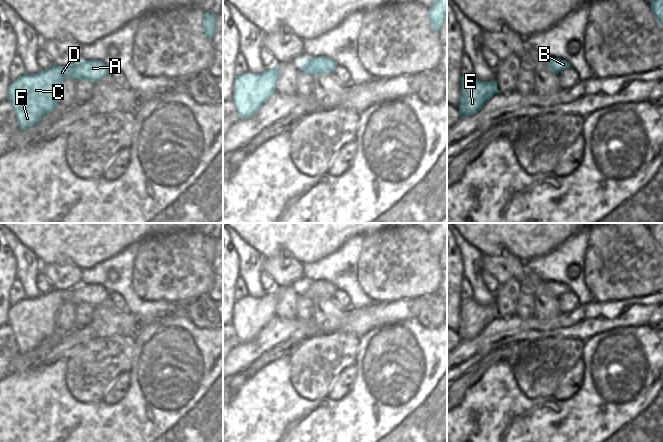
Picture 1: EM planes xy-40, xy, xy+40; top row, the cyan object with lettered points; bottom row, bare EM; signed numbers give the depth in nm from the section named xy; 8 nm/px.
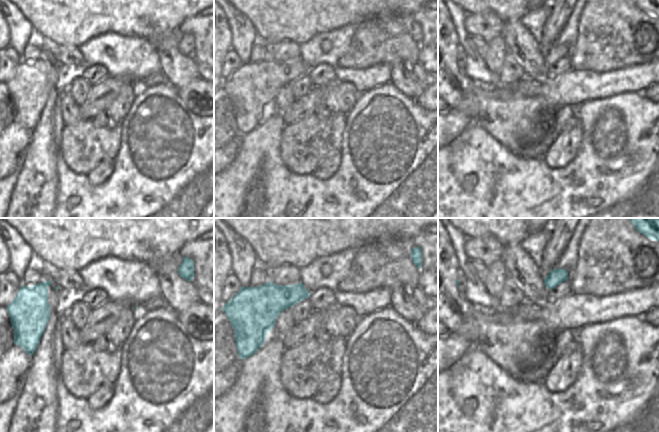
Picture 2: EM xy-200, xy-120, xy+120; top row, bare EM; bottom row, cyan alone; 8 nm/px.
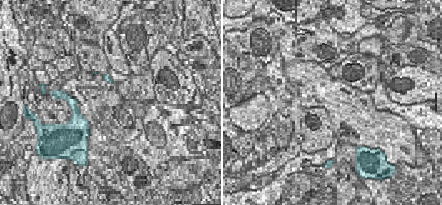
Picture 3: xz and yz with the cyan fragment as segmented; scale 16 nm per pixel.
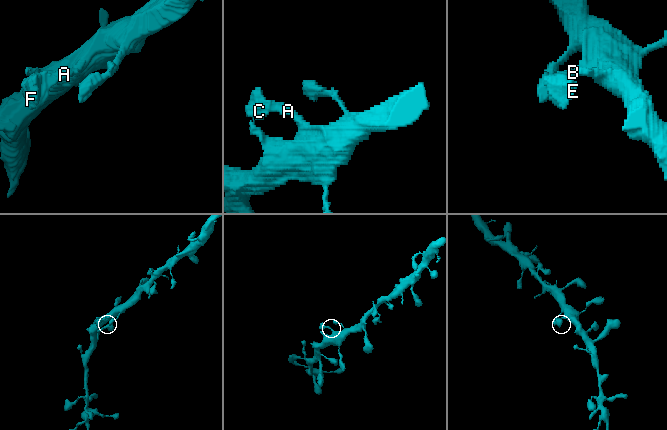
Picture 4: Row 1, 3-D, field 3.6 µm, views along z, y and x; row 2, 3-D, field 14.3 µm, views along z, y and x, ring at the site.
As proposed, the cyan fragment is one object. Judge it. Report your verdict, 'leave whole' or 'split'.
leave whole

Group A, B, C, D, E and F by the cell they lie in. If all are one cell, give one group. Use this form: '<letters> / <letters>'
A B C D E F

